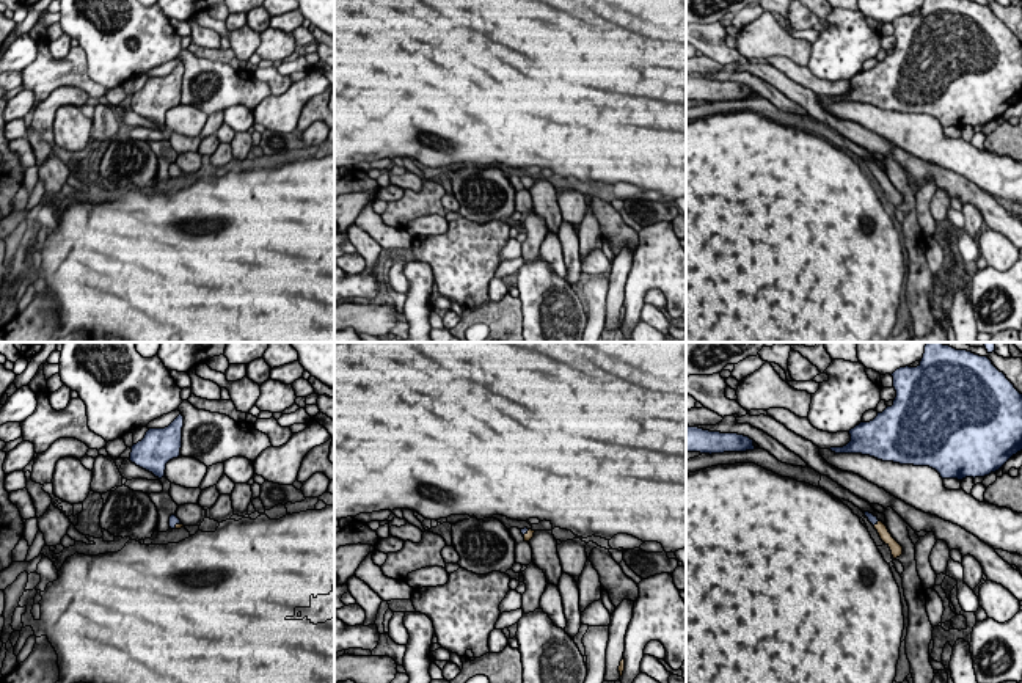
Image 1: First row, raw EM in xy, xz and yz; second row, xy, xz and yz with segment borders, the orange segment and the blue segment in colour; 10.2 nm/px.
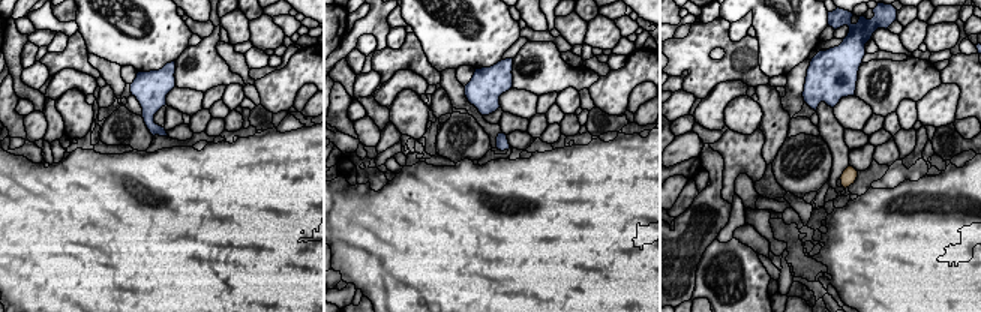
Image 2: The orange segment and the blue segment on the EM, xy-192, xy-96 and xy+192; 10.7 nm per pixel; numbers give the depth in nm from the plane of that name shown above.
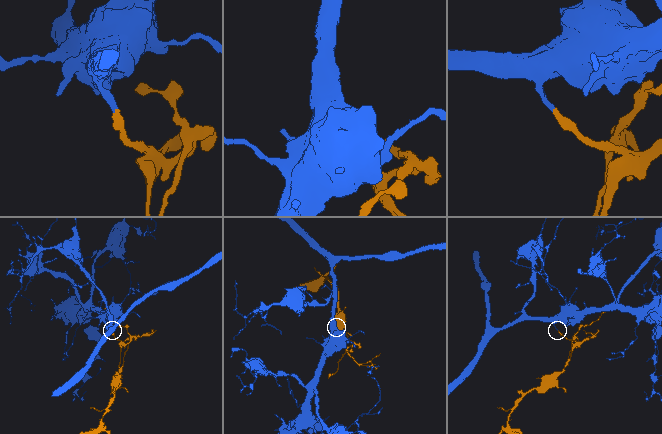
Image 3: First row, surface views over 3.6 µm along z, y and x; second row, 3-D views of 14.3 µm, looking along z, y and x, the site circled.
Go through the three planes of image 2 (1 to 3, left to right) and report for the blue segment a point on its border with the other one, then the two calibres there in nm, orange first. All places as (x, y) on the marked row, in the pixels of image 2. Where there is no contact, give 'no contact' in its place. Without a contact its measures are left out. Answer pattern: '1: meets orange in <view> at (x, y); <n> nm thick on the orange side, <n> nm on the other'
1: no contact
2: no contact
3: no contact

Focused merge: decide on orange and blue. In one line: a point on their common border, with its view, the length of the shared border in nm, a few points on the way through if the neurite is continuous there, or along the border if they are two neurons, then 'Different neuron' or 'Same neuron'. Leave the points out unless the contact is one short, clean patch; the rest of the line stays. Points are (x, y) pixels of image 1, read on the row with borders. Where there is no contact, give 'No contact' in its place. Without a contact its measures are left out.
Touches orange at xy (178, 525). Shared border 100 nm. Path across: xy (178, 526), (178, 525), (173, 520). Same neuron

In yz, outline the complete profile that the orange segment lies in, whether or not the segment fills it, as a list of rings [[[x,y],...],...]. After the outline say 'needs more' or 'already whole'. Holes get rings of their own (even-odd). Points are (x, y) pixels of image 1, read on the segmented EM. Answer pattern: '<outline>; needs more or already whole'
[[[863,513],[878,531],[881,540],[890,548],[893,559],[900,557],[903,554],[903,546],[892,537],[887,526],[882,521],[879,521],[878,517],[874,517],[873,513]]]; needs more

